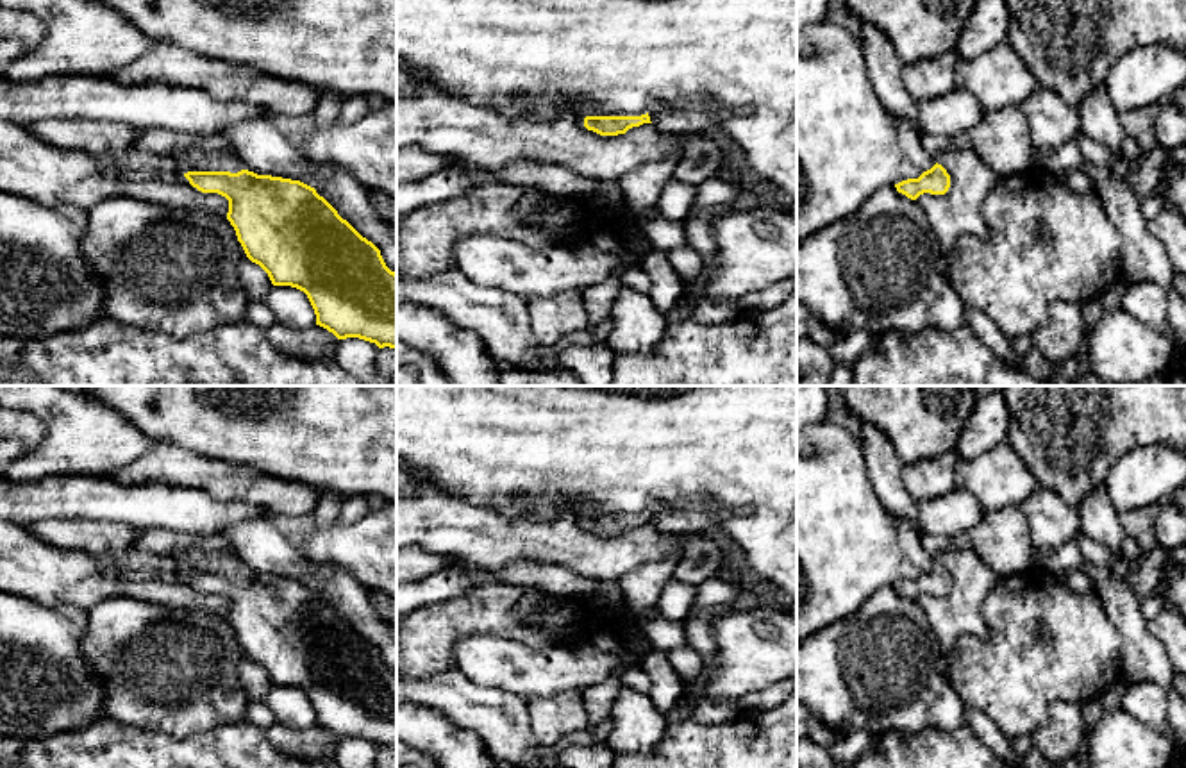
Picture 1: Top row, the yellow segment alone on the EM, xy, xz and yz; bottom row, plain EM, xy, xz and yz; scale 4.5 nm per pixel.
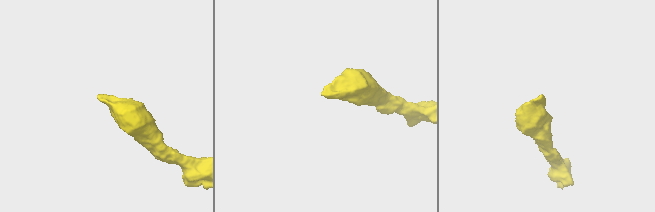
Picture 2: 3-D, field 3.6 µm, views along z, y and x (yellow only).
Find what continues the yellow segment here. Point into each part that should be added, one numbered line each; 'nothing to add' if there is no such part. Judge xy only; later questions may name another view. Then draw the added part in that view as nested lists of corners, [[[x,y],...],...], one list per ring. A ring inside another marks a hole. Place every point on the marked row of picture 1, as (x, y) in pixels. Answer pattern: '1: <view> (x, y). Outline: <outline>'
1: xy (193, 159). Outline: [[[200,148],[171,152],[182,173],[188,171],[227,171],[230,168],[243,168],[234,152],[205,152]]]

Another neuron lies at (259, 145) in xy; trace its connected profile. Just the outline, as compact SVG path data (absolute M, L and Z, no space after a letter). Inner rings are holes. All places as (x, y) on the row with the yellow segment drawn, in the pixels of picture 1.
M273 116L248 118L225 129L243 168L257 175L300 180L316 189L338 214L372 241L397 273L397 223L382 216L368 191L341 170L318 170L279 130Z

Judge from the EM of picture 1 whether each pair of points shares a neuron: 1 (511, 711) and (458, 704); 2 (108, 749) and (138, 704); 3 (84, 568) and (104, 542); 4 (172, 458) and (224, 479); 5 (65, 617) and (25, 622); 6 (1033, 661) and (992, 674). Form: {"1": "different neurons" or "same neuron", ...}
{"1": "same neuron", "2": "different neurons", "3": "different neurons", "4": "same neuron", "5": "same neuron", "6": "same neuron"}

